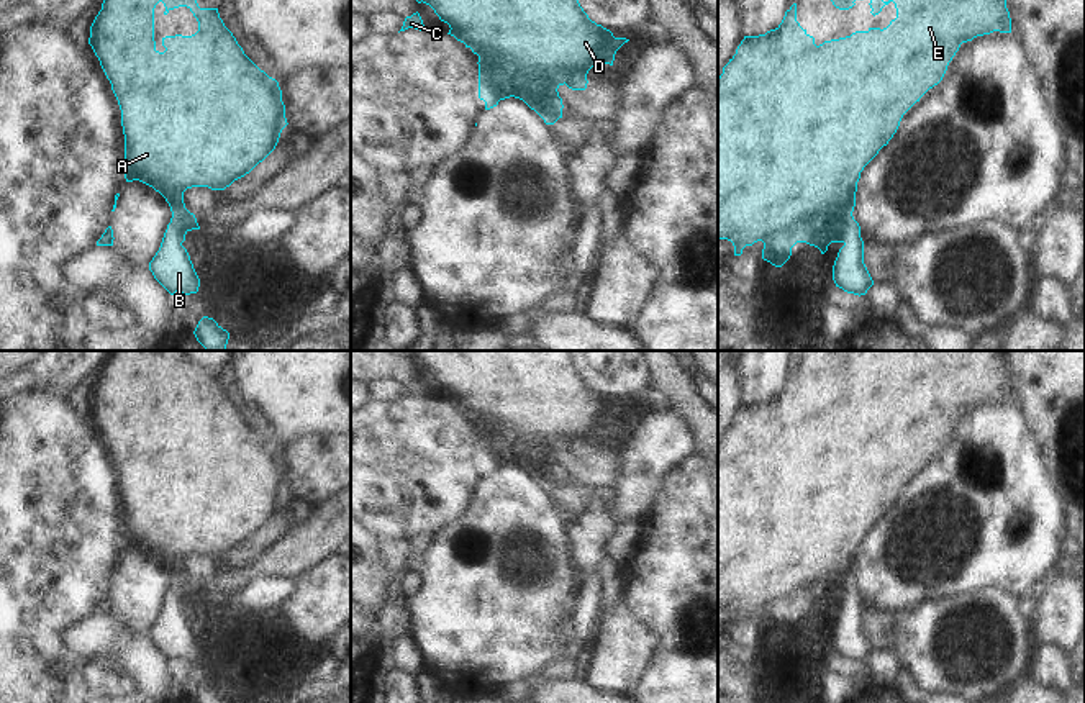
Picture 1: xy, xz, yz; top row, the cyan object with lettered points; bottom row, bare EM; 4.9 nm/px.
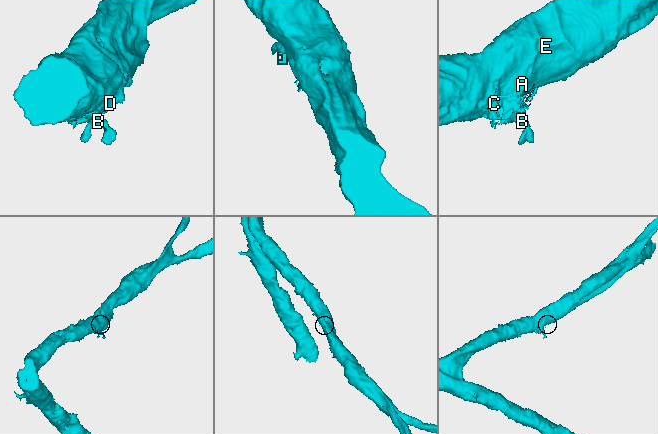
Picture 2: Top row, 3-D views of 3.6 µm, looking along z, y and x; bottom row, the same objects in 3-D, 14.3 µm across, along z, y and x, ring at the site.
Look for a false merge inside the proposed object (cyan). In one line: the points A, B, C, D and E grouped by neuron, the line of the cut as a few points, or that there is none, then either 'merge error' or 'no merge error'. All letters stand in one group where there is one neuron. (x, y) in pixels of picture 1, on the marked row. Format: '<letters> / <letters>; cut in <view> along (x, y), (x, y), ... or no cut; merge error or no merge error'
A C D E / B; cut in yz along (854, 220), (848, 223), (839, 241); merge error

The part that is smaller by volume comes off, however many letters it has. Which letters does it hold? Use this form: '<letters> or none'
B

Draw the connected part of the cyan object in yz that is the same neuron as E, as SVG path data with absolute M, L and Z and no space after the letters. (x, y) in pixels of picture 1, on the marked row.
M870 0L870 13L878 15L890 2L897 18L887 28L856 31L819 46L797 21L793 3L775 29L744 36L723 67L718 77L718 239L731 241L734 256L762 241L762 259L782 267L797 243L815 246L821 254L831 243L841 243L847 223L854 221L860 172L893 138L903 115L942 80L962 43L993 31L1011 33L1006 0Z

